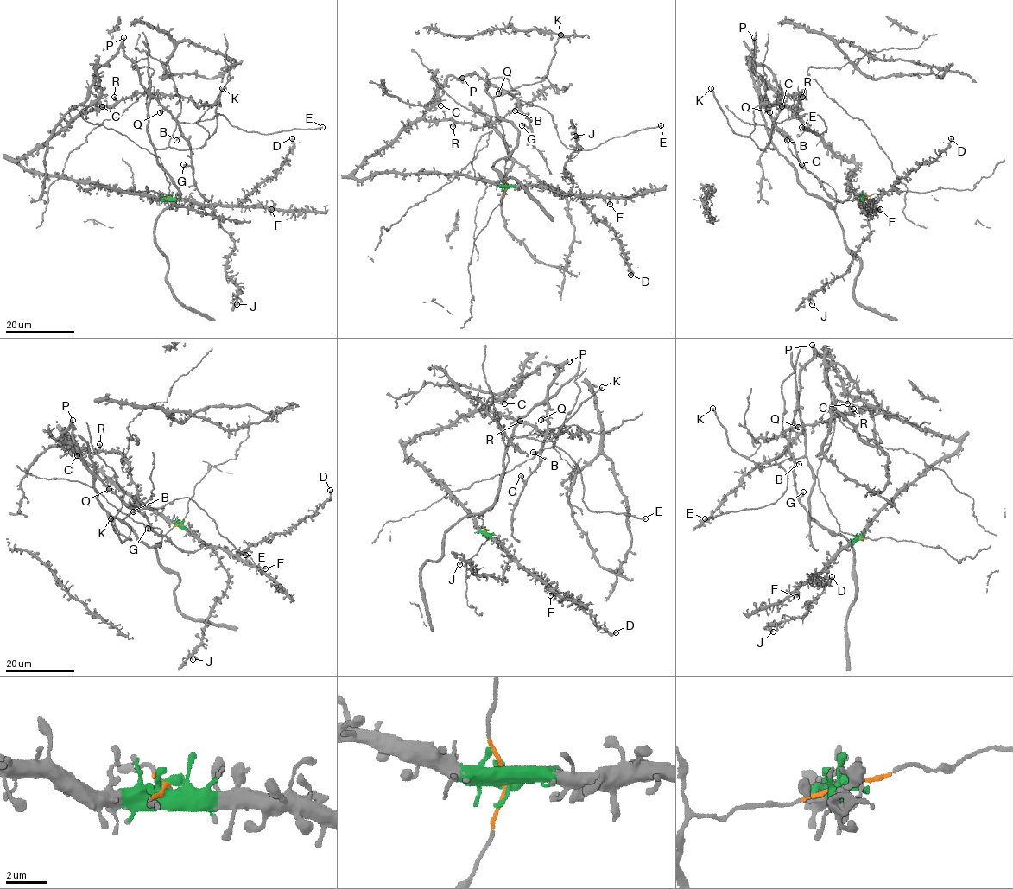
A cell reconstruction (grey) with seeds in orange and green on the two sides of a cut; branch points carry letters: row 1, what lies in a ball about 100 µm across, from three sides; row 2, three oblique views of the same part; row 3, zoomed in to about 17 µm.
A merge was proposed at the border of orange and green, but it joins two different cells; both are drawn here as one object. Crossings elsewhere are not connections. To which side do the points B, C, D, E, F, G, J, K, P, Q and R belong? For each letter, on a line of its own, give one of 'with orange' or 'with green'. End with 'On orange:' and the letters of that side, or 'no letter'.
B: with orange
C: with green
D: with green
E: with orange
F: with green
G: with orange
J: with green
K: with orange
P: with orange
Q: with orange
R: with green
On orange: B, E, G, K, P, Q

